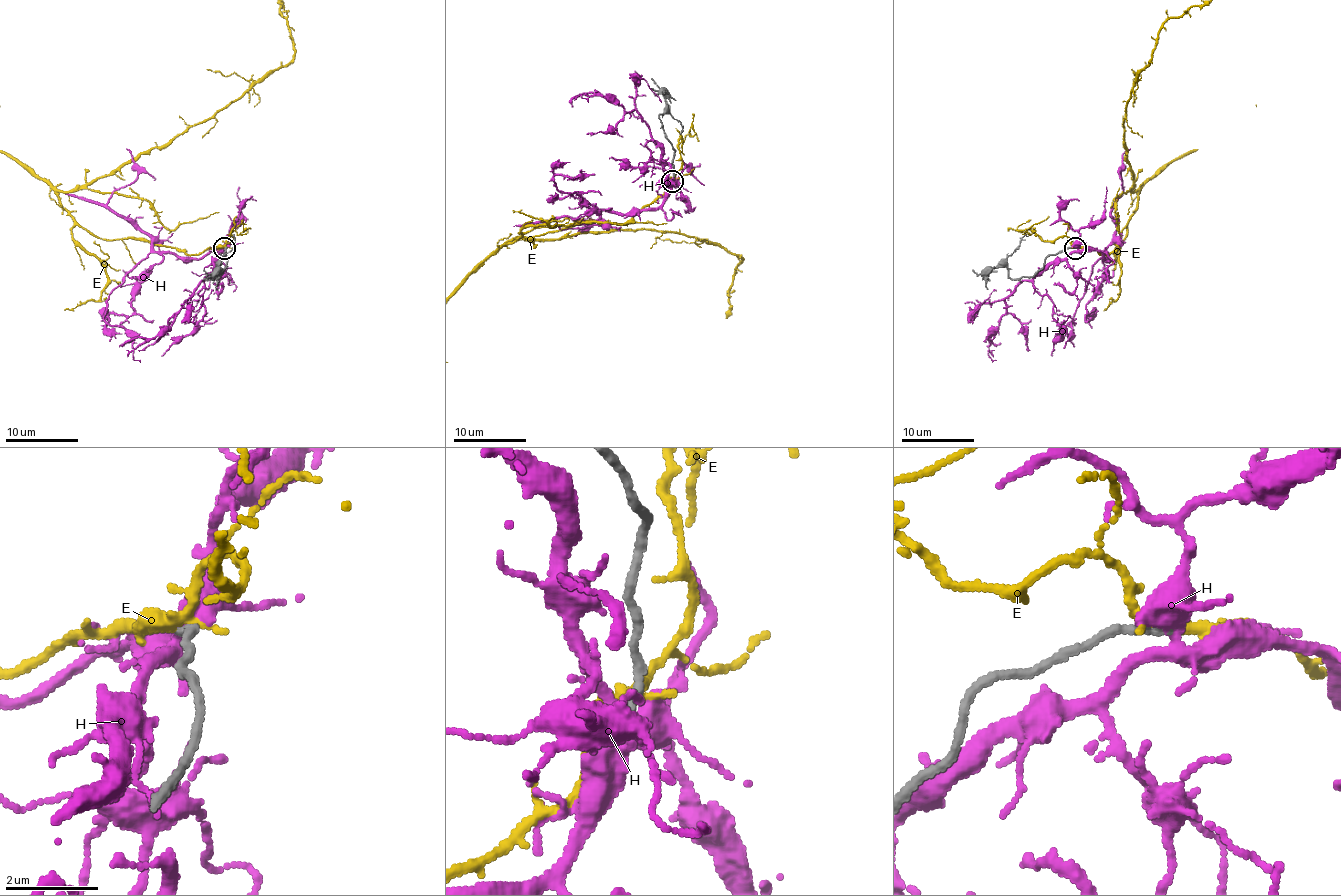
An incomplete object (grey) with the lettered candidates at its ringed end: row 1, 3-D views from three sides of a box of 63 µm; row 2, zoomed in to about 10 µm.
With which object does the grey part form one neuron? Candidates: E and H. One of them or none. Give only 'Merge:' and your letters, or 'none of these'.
Merge: H

